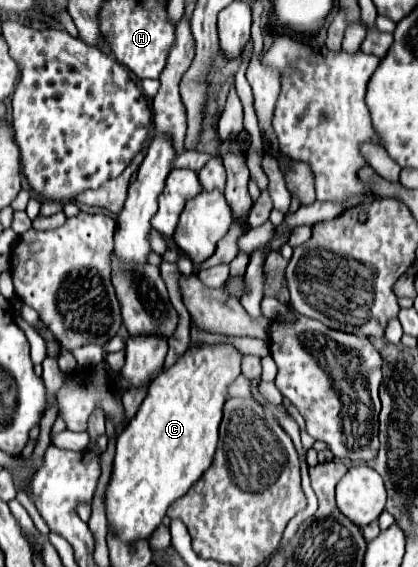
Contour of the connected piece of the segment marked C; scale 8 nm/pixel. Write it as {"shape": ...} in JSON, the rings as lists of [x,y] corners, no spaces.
{"shape":[[[230,343],[192,345],[192,349],[180,355],[170,369],[160,373],[150,383],[148,395],[142,401],[138,413],[116,439],[114,469],[106,489],[106,517],[122,541],[134,543],[136,539],[148,539],[152,531],[162,523],[170,503],[186,495],[188,489],[210,467],[218,443],[222,407],[228,399],[228,387],[240,375],[242,357],[244,355]]]}

